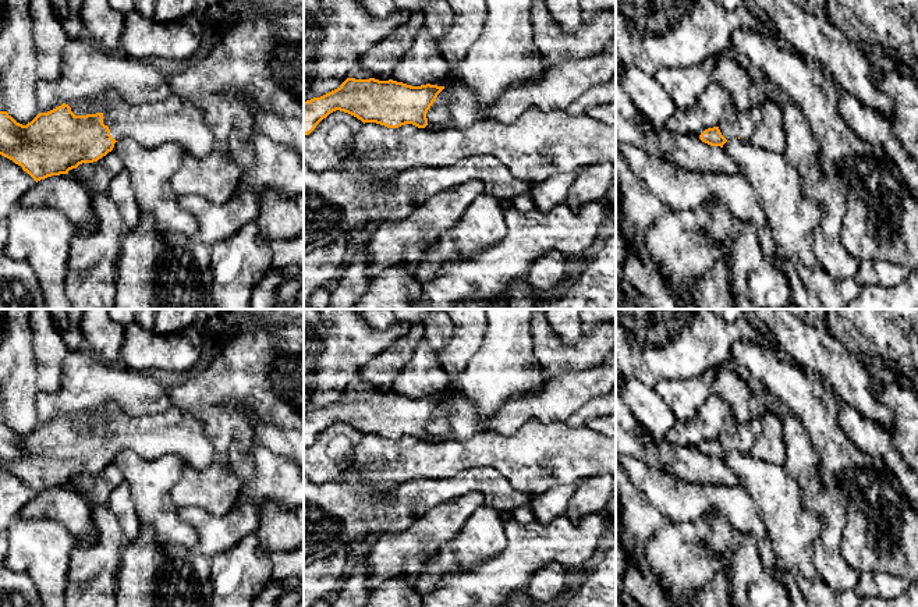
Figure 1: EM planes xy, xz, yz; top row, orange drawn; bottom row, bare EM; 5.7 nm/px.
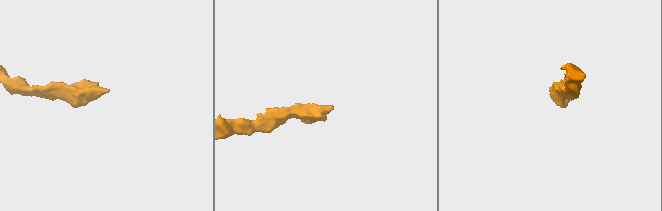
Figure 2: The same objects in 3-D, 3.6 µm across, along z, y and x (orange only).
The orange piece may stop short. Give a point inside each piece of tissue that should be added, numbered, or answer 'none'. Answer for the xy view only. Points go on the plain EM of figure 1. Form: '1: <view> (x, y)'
1: xy (177, 432)

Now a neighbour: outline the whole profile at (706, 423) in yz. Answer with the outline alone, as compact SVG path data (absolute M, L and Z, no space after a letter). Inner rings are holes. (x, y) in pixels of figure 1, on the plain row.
M712 394L688 419L677 419L664 440L674 447L701 447L705 441L717 439L726 419L731 415L729 405Z

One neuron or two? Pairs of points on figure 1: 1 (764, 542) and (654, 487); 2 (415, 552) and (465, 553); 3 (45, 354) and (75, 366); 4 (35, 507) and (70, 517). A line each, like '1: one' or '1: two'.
1: one
2: one
3: two
4: one

